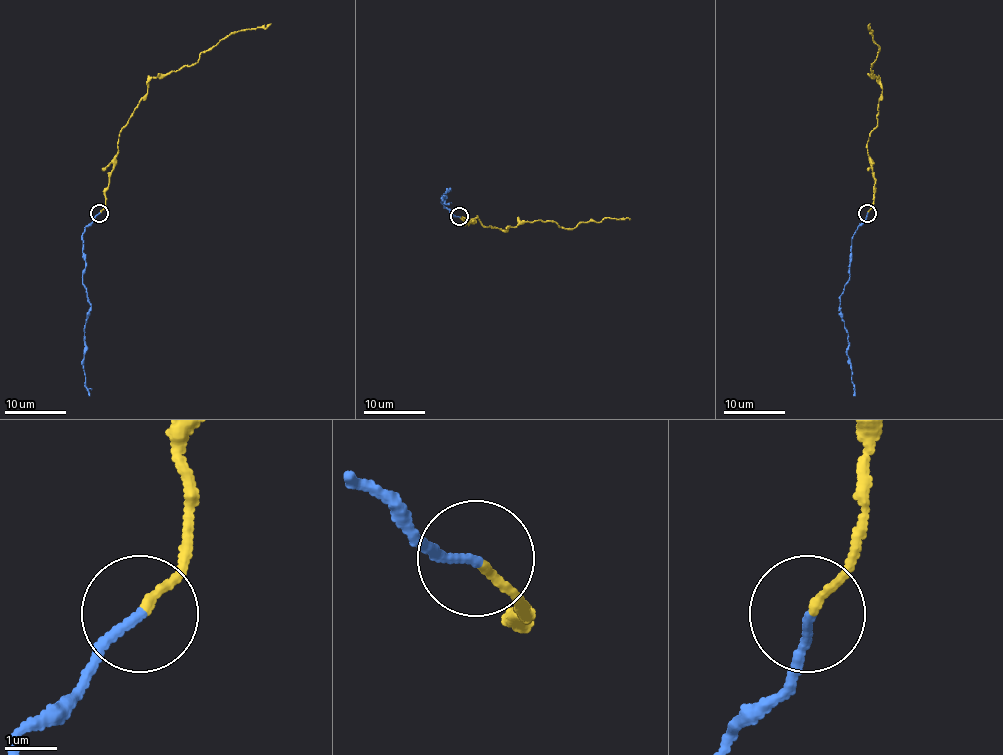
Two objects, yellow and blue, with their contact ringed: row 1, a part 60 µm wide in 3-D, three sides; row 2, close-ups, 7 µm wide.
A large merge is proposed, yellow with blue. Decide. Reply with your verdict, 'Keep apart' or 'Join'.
Join

